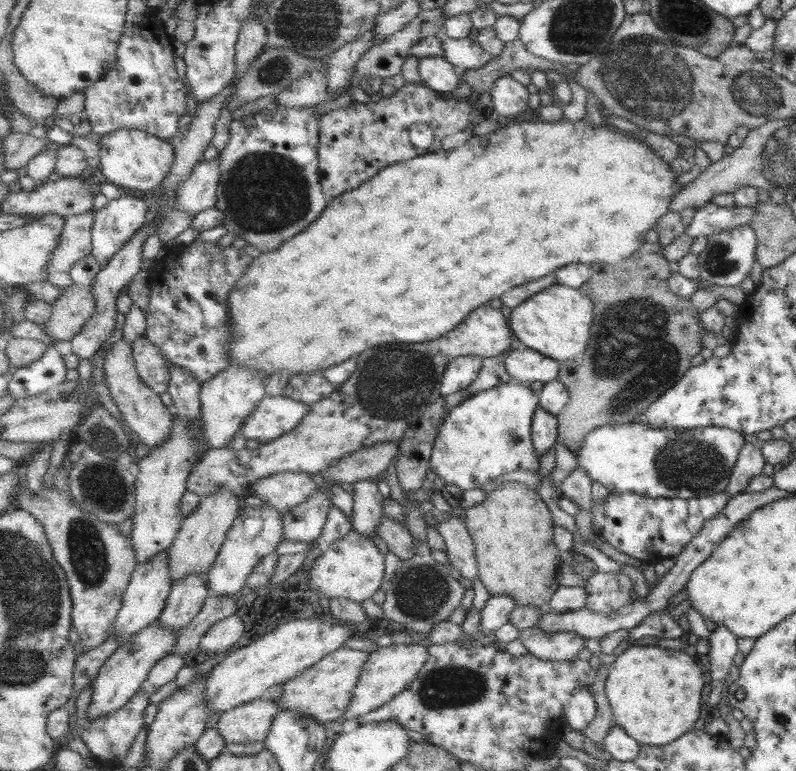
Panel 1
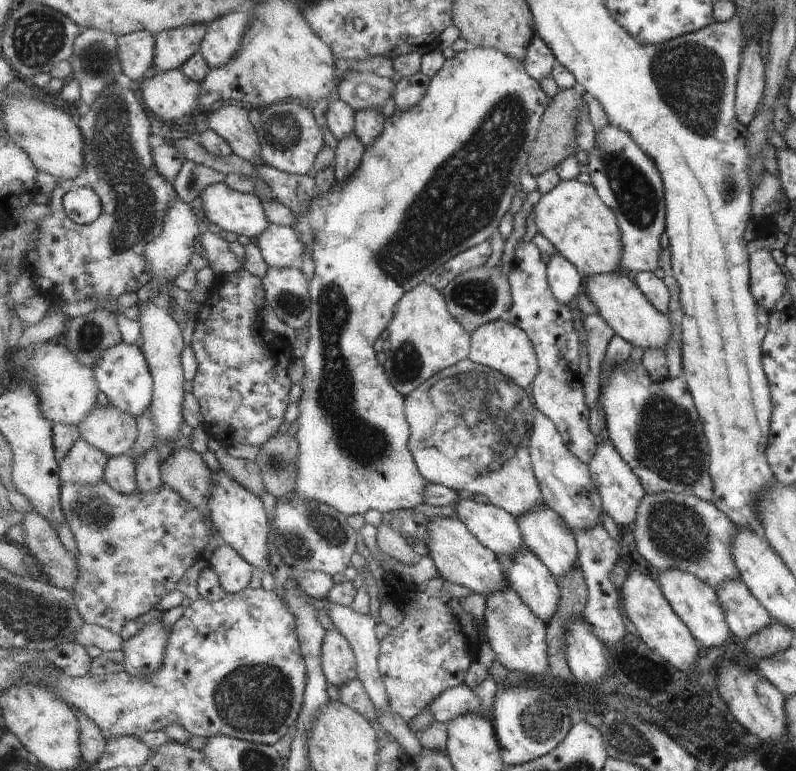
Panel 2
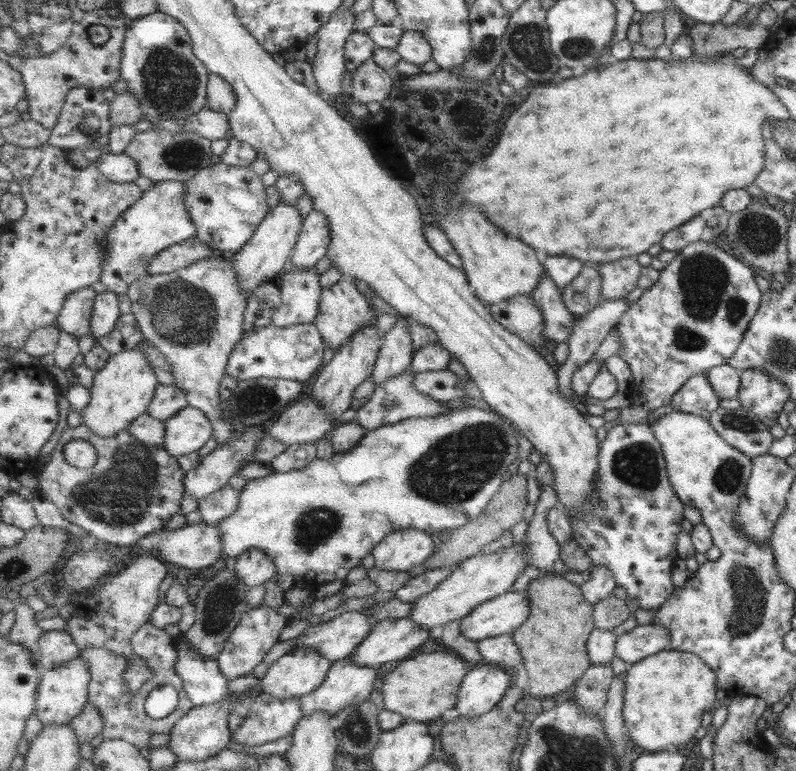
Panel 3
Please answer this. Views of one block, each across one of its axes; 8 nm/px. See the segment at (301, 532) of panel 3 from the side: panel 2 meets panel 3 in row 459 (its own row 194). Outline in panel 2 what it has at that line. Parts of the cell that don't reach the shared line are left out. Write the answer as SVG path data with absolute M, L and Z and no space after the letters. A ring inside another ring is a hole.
M470 47L444 62L442 68L432 78L428 94L423 98L421 105L403 112L395 109L395 112L386 120L385 134L366 148L360 168L350 180L343 183L336 182L334 188L327 195L317 192L314 202L310 205L309 214L293 213L296 218L293 228L300 235L305 246L311 247L312 257L316 263L315 276L312 278L310 286L312 291L312 318L308 326L310 337L302 358L304 373L299 382L302 394L297 402L300 416L297 419L299 430L295 436L300 445L300 457L298 458L296 486L292 490L297 499L312 499L334 507L344 516L357 514L361 517L369 510L385 514L402 509L410 510L425 503L426 489L430 483L420 474L412 452L408 448L411 430L409 430L409 424L407 424L405 412L403 412L404 397L389 382L384 366L377 362L375 342L385 330L388 330L405 294L424 284L427 276L433 274L445 262L449 262L449 258L453 258L481 242L489 242L497 233L499 222L503 220L505 214L509 213L513 198L517 195L521 172L528 170L528 163L540 132L540 125L550 106L551 99L543 92L539 81L528 74L523 61L490 47Z

